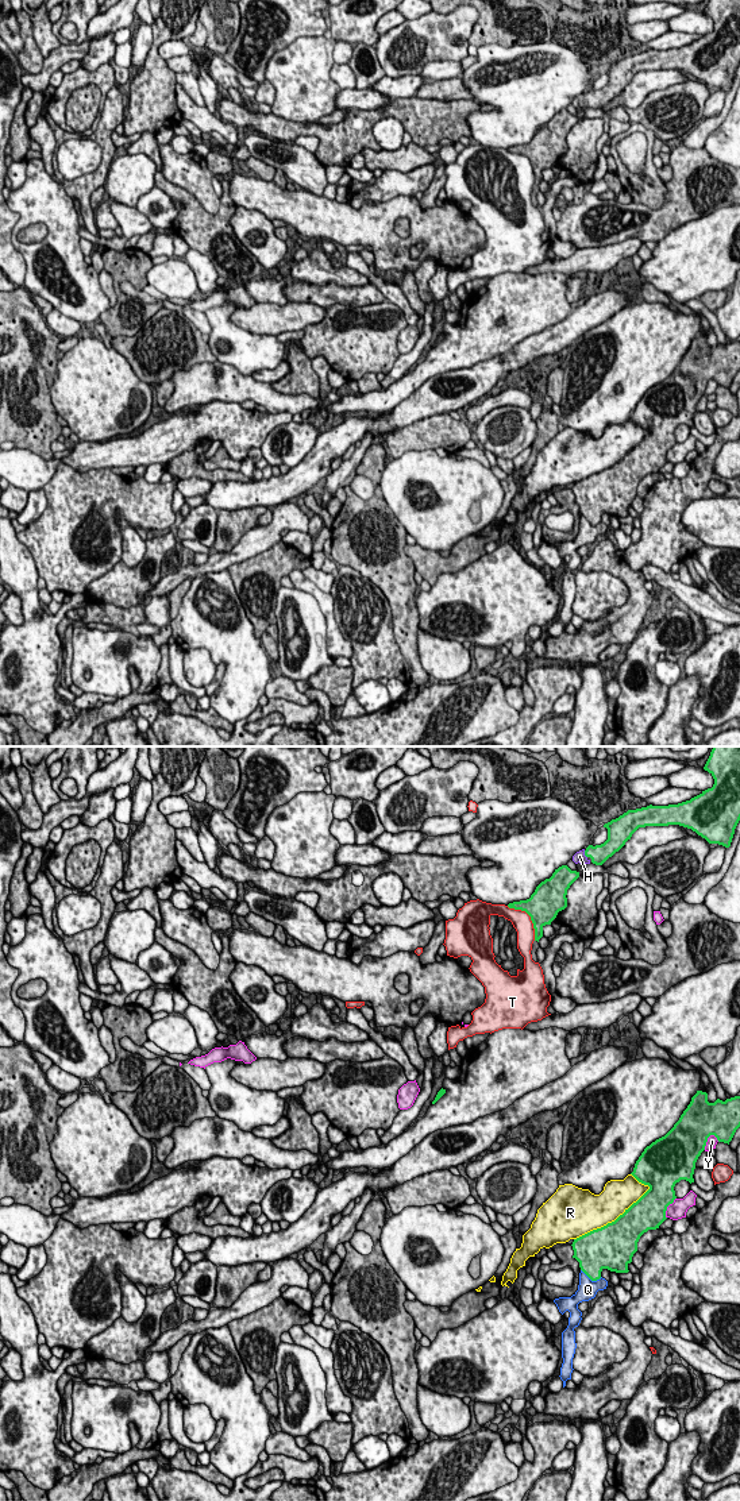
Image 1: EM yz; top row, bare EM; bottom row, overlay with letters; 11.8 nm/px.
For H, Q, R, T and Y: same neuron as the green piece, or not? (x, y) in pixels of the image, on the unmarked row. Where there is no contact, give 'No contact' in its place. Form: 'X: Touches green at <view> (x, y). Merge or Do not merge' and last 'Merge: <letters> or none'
H: Touches green at yz (585, 99). Merge
Q: Touches green at yz (592, 524). Do not merge
R: Touches green at yz (612, 466). Do not merge
T: Touches green at yz (530, 159). Do not merge
Y: Touches green at yz (706, 385). Do not merge
Merge: H

